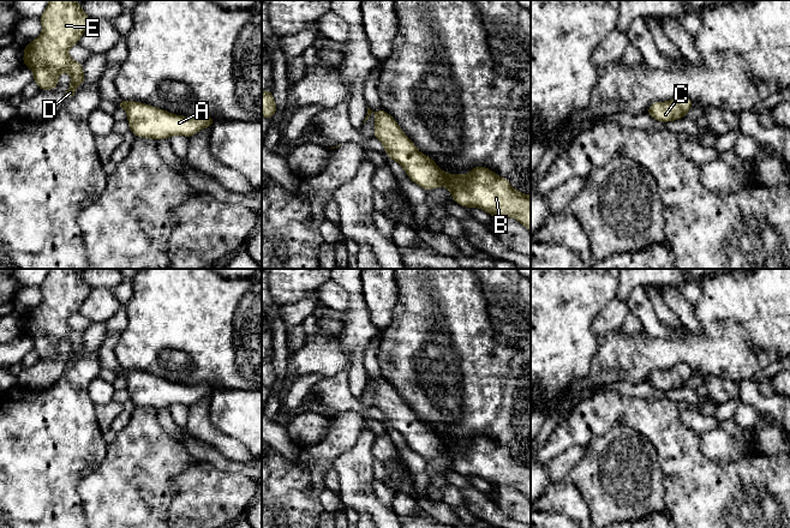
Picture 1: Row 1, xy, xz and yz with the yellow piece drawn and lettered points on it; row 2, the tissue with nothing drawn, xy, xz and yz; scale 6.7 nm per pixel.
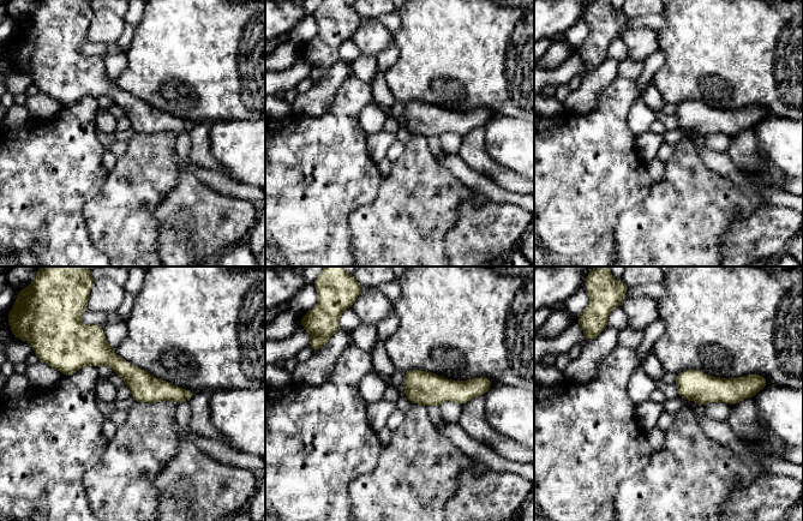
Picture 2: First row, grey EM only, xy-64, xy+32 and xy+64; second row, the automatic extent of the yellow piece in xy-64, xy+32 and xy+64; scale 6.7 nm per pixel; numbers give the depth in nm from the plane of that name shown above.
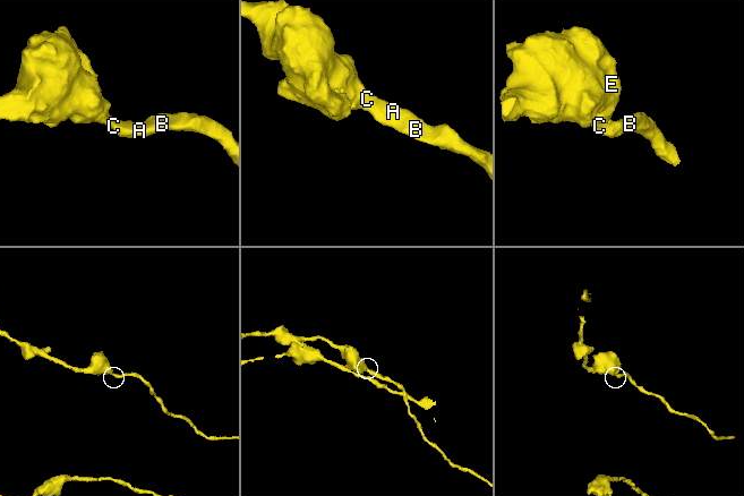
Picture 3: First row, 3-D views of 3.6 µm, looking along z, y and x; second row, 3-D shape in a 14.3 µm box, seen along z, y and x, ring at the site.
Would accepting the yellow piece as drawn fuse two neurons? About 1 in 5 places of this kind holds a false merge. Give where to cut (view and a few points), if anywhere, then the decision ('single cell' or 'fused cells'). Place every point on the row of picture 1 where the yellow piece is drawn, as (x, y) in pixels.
no cut; single cell

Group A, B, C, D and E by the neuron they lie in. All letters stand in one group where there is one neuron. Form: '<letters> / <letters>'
A B C D E

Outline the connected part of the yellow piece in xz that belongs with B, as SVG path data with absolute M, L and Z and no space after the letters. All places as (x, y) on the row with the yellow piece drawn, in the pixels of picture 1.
M367 107L364 124L372 113L376 114L372 137L383 144L388 157L396 161L414 184L426 191L445 186L459 205L479 208L492 217L513 217L531 232L531 196L514 190L508 179L486 167L475 166L467 175L445 173L418 150L384 109L372 112Z

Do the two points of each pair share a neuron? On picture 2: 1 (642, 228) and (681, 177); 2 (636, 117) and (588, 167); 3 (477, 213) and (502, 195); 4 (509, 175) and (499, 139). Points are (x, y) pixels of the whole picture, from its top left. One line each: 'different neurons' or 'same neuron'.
1: same neuron
2: different neurons
3: different neurons
4: different neurons

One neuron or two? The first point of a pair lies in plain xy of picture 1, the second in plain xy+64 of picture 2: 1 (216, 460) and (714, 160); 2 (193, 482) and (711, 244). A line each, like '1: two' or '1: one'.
1: one
2: two

